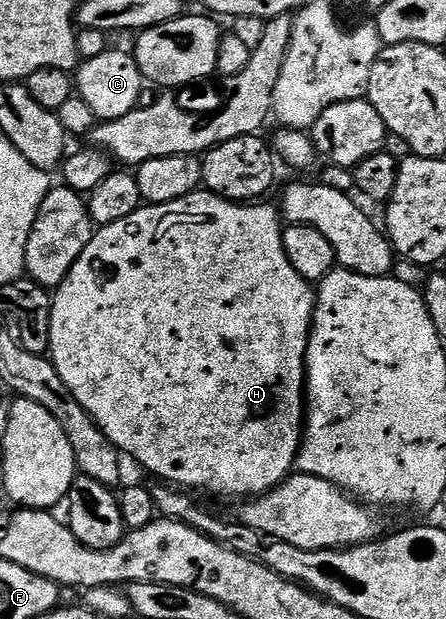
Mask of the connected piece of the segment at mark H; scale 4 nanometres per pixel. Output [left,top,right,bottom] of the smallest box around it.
[48,188,316,500]

